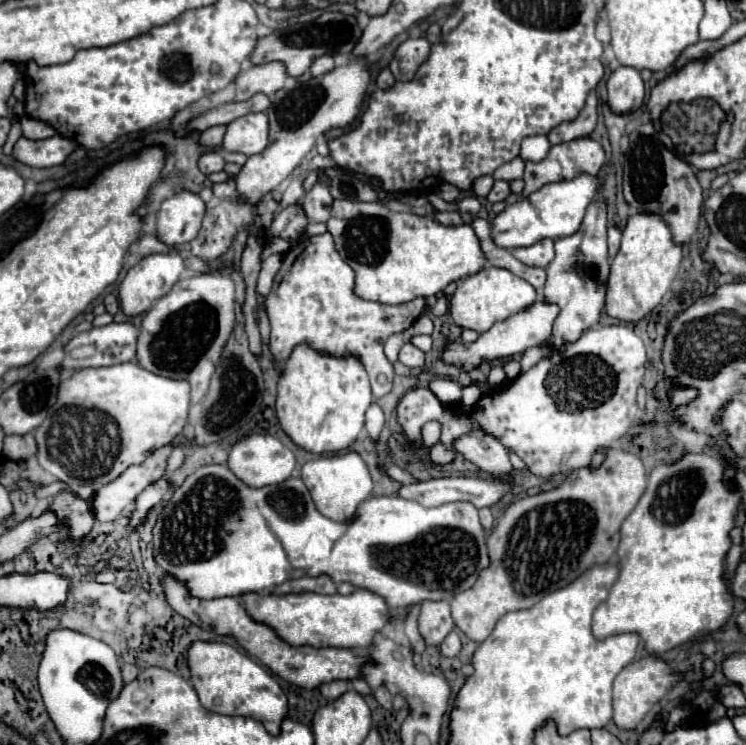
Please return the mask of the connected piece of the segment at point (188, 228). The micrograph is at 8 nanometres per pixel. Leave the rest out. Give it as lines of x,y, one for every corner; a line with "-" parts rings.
182,190
172,198
166,198
156,218
156,236
168,246
178,246
196,238
206,204
194,192

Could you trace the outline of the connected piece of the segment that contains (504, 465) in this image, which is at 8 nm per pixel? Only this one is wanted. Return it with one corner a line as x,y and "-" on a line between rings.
480,428
456,438
454,450
458,450
466,460
474,462
480,470
492,474
494,478
510,476
512,464
508,460
508,450
498,438

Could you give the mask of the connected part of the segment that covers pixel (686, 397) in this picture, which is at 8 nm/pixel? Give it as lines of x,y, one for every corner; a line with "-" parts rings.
676,388
672,394
670,394
670,404
668,404
668,410
670,408
676,408
680,404
688,404
690,400
694,400
698,396
698,390
694,388

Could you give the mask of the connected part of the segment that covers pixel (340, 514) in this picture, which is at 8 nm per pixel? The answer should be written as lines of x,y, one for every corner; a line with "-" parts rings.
346,452
346,454
336,454
336,456
320,456
316,460
310,460
302,466
302,480
308,486
312,500
320,514
326,518
344,522
352,518
356,512
356,506
364,502
370,492
372,492
372,478
366,462
358,452

